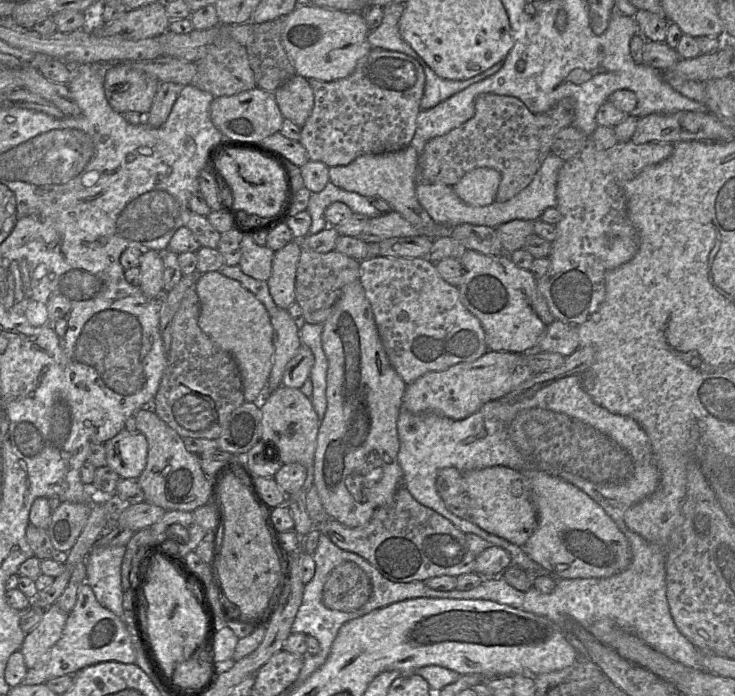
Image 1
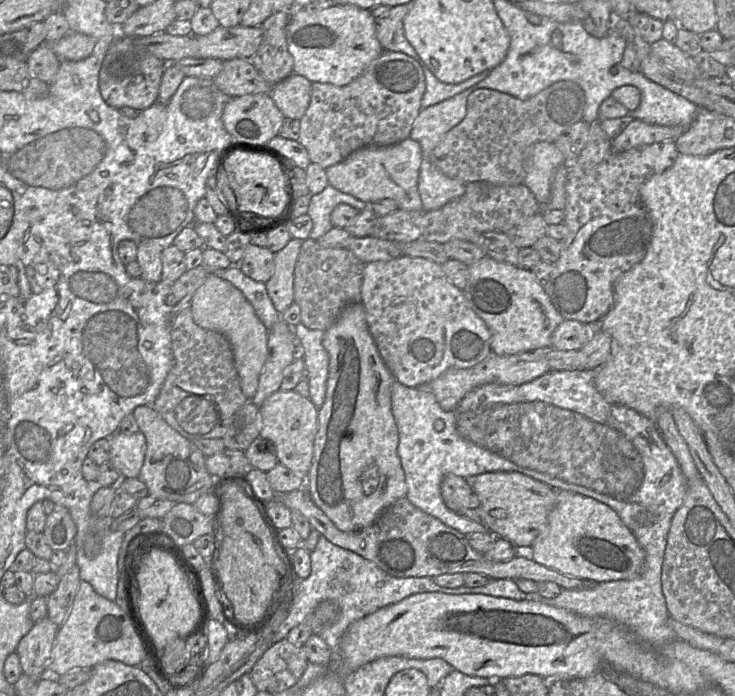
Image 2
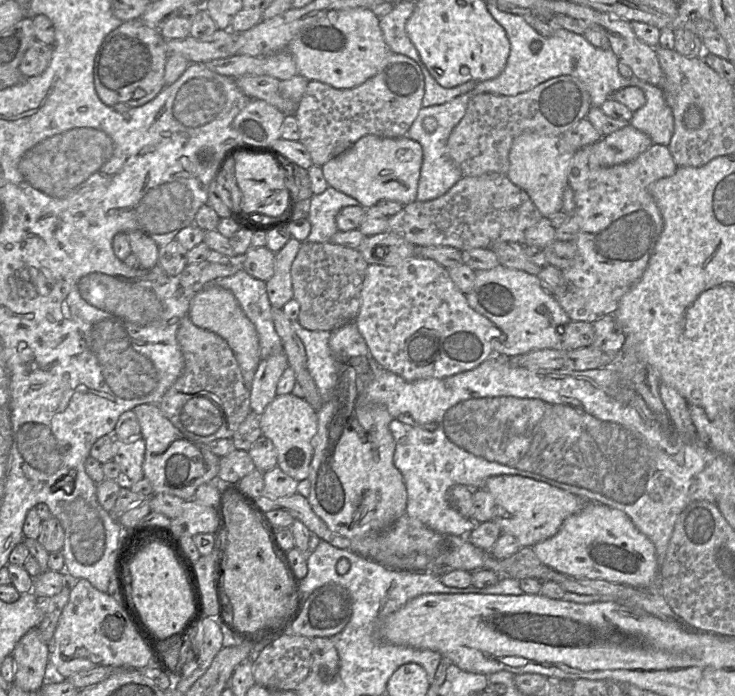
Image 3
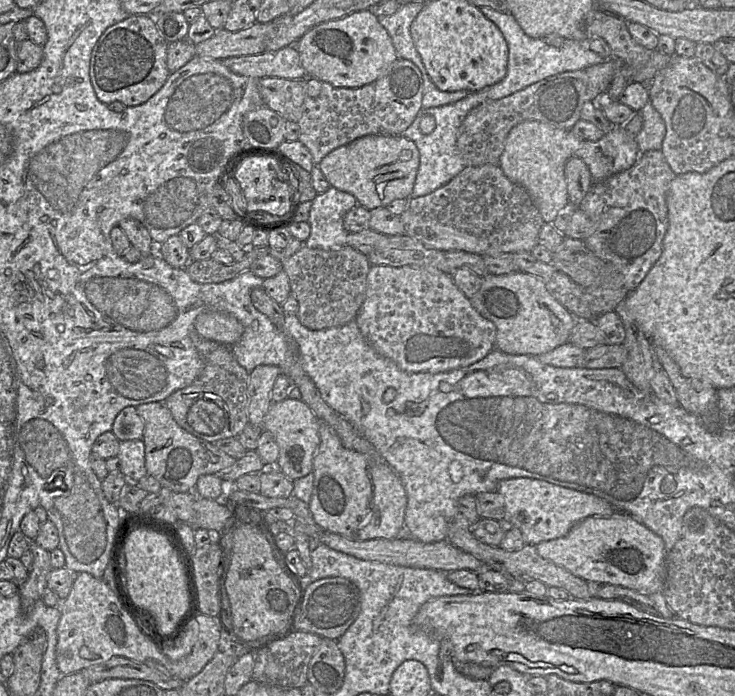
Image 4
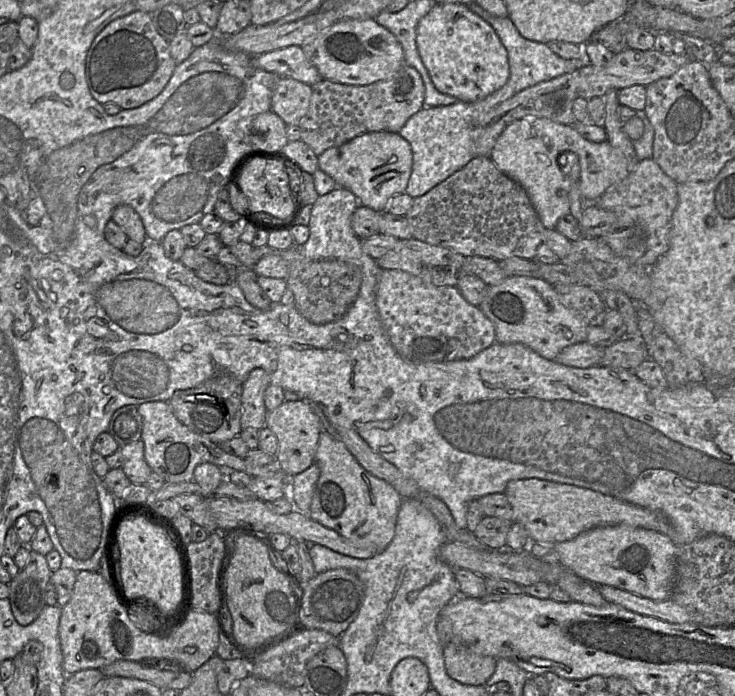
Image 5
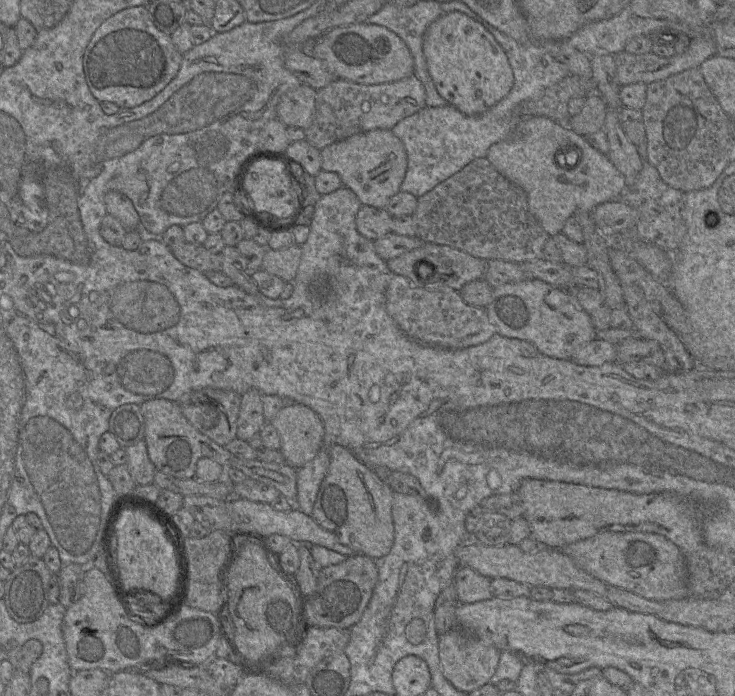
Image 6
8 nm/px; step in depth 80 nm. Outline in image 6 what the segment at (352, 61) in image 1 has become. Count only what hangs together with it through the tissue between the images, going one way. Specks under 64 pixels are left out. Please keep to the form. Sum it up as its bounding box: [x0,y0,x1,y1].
[289,22,414,84]

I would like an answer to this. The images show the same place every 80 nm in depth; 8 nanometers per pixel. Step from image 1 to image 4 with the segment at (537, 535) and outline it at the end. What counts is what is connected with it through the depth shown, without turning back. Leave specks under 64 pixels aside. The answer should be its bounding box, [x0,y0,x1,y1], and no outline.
[535,511,667,594]

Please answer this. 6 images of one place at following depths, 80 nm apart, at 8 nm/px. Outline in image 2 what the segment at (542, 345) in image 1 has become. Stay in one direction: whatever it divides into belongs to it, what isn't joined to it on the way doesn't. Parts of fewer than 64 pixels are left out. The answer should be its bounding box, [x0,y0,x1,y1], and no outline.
[548,320,592,350]

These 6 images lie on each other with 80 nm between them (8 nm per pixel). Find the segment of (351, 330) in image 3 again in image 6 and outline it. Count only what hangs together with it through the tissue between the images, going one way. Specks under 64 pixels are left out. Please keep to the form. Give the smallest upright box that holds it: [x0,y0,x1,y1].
[311,444,394,559]

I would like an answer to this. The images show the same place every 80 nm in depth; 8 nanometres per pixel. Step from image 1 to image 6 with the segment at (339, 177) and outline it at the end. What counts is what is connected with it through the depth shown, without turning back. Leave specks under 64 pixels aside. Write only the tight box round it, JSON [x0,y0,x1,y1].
[320,129,407,209]

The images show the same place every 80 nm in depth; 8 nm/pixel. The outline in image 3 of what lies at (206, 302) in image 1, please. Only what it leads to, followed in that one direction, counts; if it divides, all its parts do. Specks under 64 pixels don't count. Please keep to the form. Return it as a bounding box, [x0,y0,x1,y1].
[188,284,261,390]

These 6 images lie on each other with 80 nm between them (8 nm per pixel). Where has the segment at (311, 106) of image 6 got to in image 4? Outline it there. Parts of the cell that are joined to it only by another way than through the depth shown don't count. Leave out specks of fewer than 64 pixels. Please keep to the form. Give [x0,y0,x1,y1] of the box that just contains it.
[258,77,305,122]

